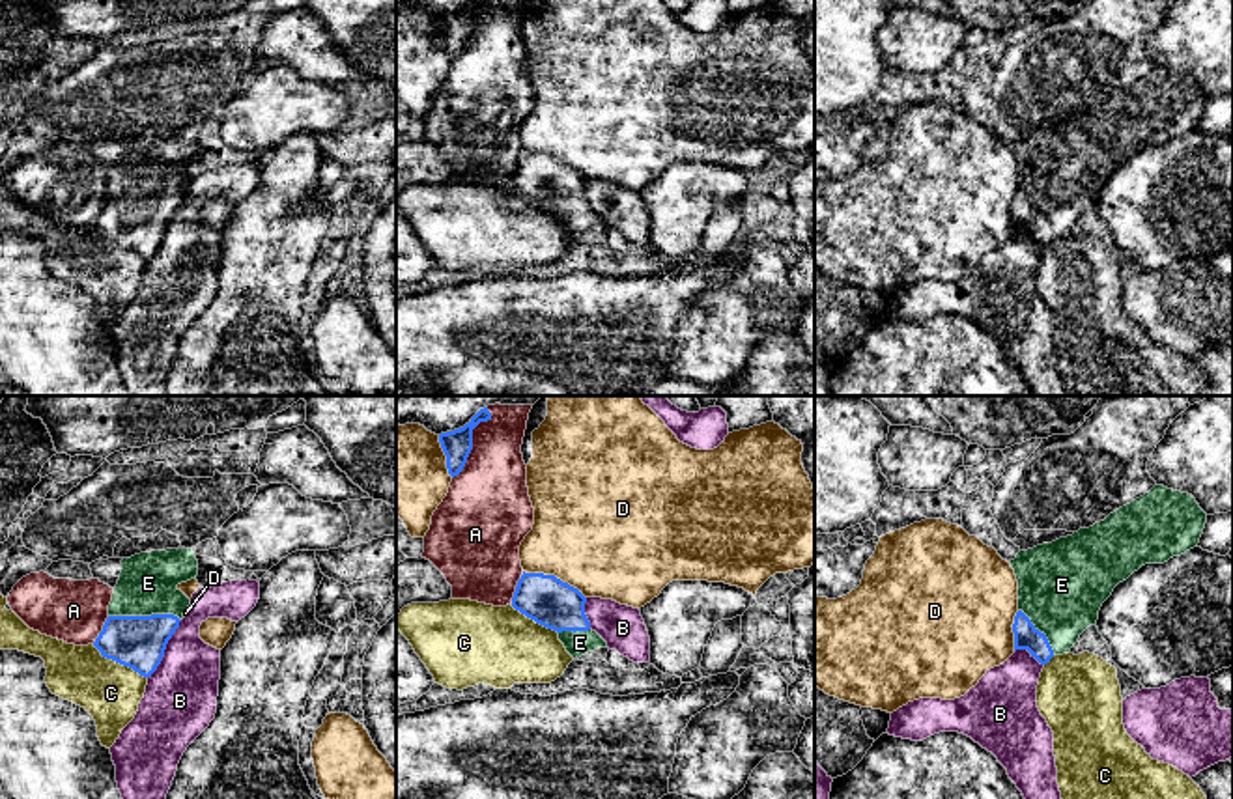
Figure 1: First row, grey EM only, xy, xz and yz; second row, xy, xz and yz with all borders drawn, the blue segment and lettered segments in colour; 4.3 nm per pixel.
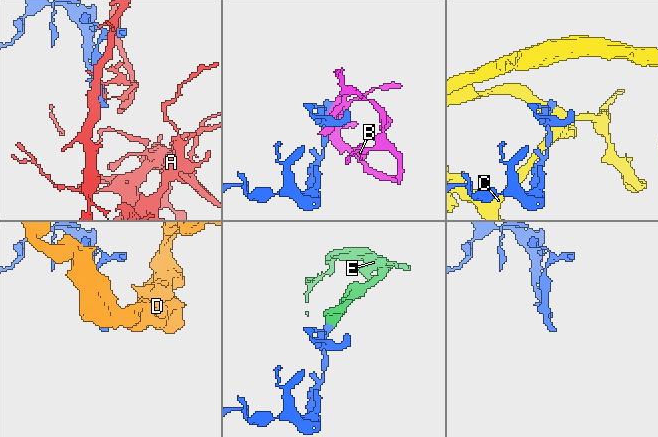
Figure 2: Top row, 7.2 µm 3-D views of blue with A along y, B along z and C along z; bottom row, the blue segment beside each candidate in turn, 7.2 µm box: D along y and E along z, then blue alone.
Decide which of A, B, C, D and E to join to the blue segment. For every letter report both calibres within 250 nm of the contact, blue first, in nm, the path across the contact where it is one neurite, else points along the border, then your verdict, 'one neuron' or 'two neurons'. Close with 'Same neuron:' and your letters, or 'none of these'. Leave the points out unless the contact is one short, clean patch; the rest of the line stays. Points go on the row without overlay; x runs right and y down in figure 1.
A: 130/340 nm | two neurons
B: 220/320 nm | two neurons
C: 220/260 nm | two neurons
D: 200/500 nm | two neurons
E: 220/260 nm | across xy (139, 224), (139, 206), (144, 198), (148, 165) | one neuron
Same neuron: E

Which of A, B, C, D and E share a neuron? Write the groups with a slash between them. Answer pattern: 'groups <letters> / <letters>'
groups A / B / C / D / E

